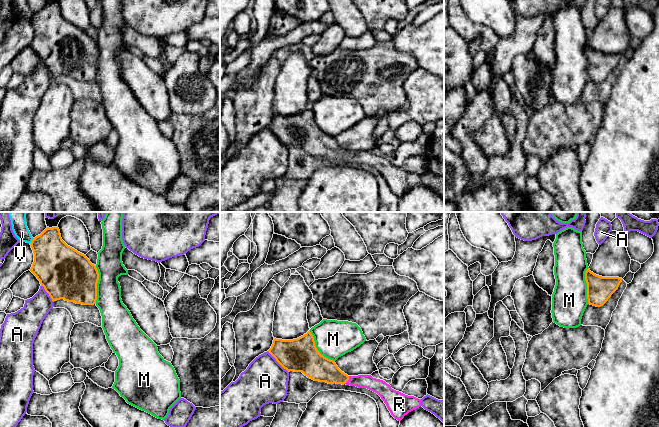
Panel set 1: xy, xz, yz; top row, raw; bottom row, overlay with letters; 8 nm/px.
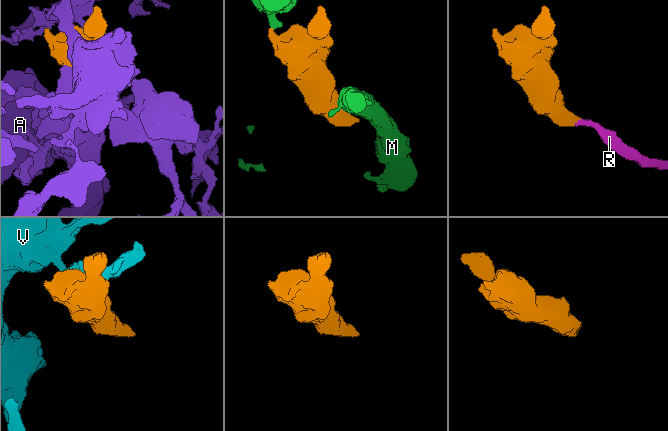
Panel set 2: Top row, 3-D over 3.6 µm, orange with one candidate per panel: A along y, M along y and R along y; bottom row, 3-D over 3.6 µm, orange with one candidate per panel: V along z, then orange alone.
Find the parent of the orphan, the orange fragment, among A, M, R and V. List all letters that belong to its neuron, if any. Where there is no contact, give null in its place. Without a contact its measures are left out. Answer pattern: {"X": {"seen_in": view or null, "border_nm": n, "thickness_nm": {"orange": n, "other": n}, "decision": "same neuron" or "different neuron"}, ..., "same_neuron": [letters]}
{"A": {"seen_in": "xz", "border_nm": 240, "thickness_nm": {"orange": 280, "other": 360}, "decision": "different neuron"}, "M": {"seen_in": "xz", "border_nm": 320, "thickness_nm": {"orange": 280, "other": 300}, "decision": "different neuron"}, "R": {"seen_in": "xz", "border_nm": 80, "thickness_nm": {"orange": 200, "other": 110}, "decision": "same neuron"}, "V": {"seen_in": "xy", "border_nm": 50, "thickness_nm": {"orange": 340, "other": 120}, "decision": "different neuron"}, "same_neuron": ["R"]}

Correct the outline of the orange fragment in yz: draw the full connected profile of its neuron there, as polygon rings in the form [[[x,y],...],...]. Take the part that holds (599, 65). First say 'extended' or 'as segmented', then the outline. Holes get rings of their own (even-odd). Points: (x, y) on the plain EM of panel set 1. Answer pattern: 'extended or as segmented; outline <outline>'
as segmented; outline [[[588,44],[585,48],[585,56],[587,59],[588,79],[601,83],[618,65],[623,55],[619,53],[602,53],[594,50]]]

